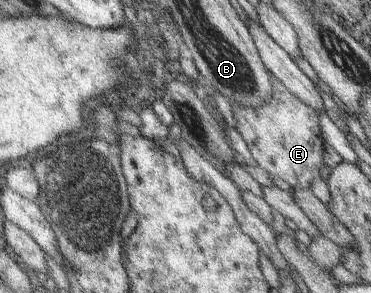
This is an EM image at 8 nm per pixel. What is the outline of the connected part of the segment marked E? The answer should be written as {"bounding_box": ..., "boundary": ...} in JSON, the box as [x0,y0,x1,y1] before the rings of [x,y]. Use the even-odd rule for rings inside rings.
{"bounding_box":[230,73,324,189],"boundary":[[[274,73],[272,77],[276,81],[276,93],[272,95],[272,101],[264,103],[262,107],[230,102],[237,120],[236,129],[246,139],[251,154],[261,167],[295,189],[312,189],[312,182],[320,177],[324,165],[324,140],[319,115],[308,103],[292,93]]]}

